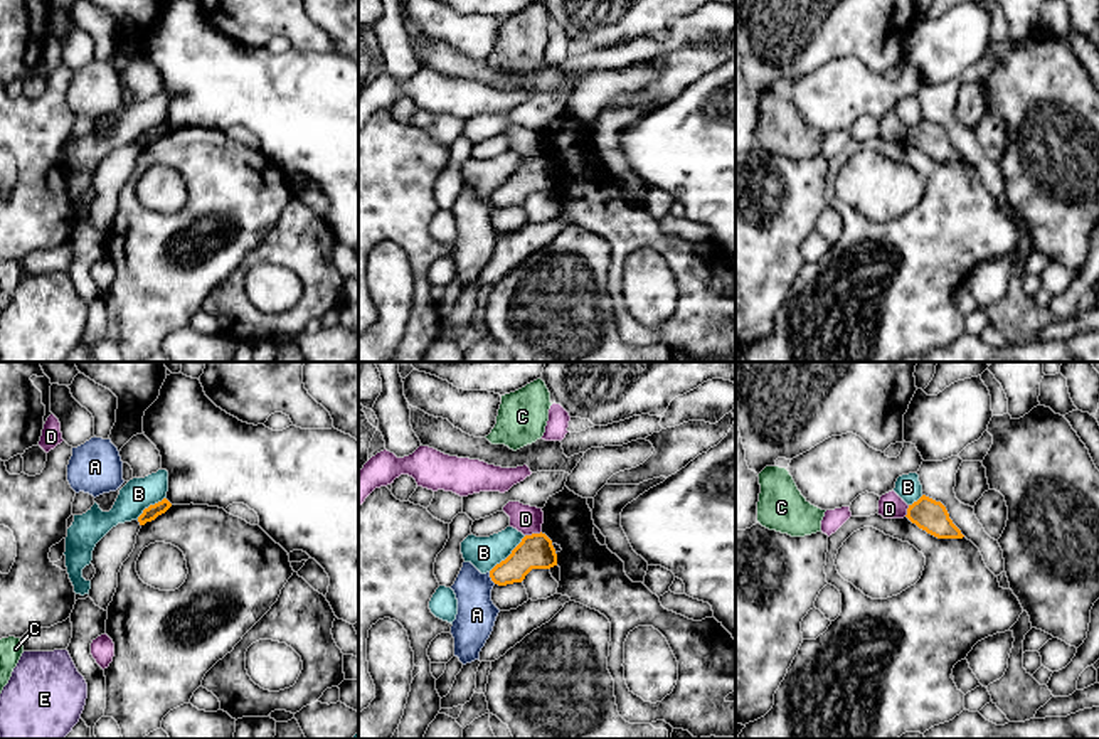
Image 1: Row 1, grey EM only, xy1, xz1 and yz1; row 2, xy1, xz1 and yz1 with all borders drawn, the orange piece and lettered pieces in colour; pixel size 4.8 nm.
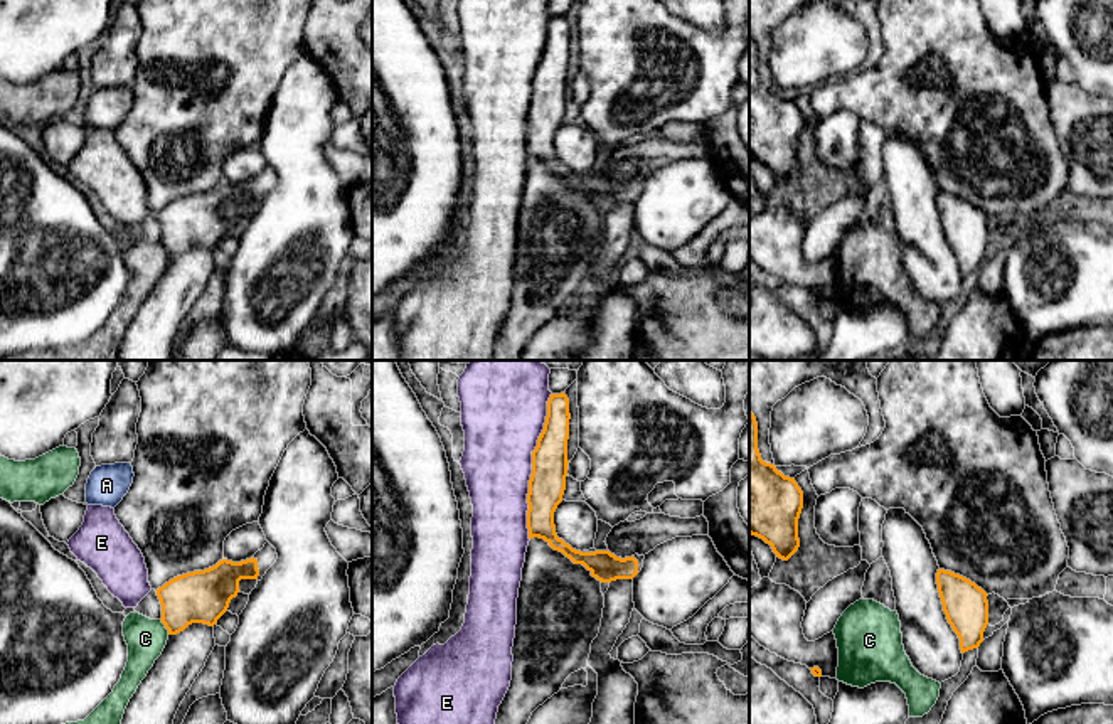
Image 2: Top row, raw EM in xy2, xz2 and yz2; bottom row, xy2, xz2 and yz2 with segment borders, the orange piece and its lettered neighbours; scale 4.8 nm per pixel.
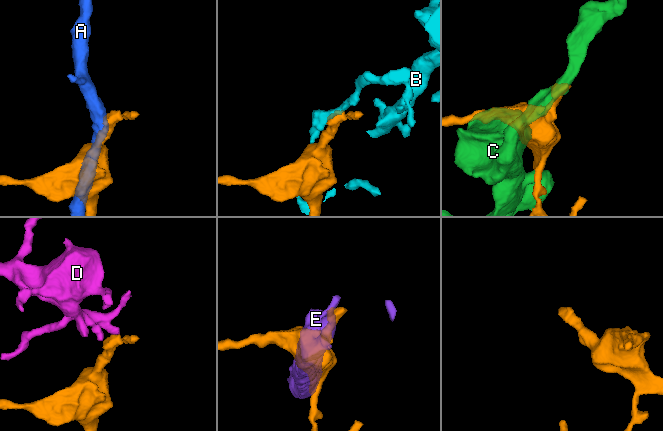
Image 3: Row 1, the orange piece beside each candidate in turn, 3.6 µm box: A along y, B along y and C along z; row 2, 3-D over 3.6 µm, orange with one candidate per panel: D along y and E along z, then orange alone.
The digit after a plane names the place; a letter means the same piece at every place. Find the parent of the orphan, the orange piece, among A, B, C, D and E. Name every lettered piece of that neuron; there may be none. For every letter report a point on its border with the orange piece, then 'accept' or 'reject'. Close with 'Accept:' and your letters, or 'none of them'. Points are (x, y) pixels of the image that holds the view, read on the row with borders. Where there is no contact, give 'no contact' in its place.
A: contact xz1 (490, 576); reject
B: contact xz1 (509, 556); reject
C: contact xy2 (165, 627); reject
D: contact xz1 (532, 534); reject
E: contact xz2 (532, 467); reject
Accept: none of them

